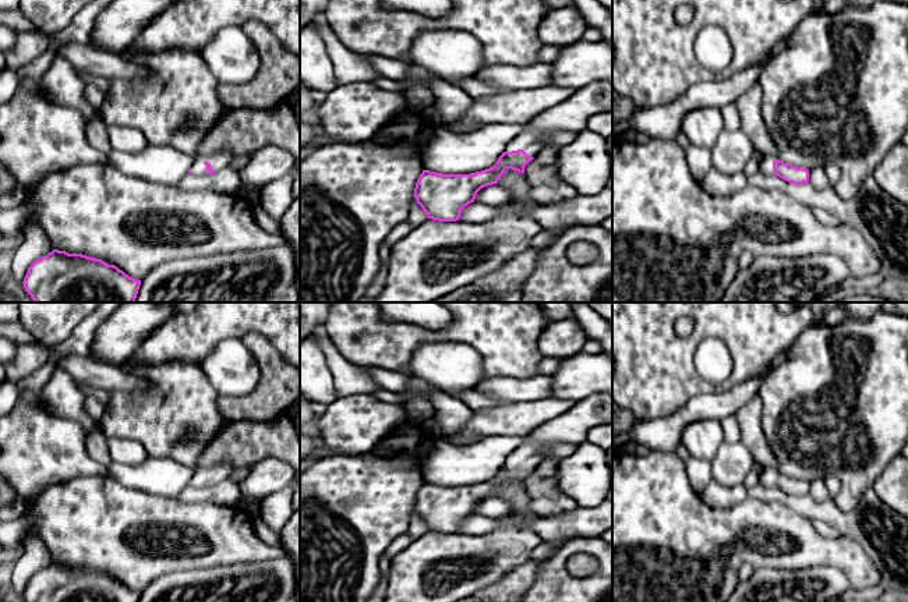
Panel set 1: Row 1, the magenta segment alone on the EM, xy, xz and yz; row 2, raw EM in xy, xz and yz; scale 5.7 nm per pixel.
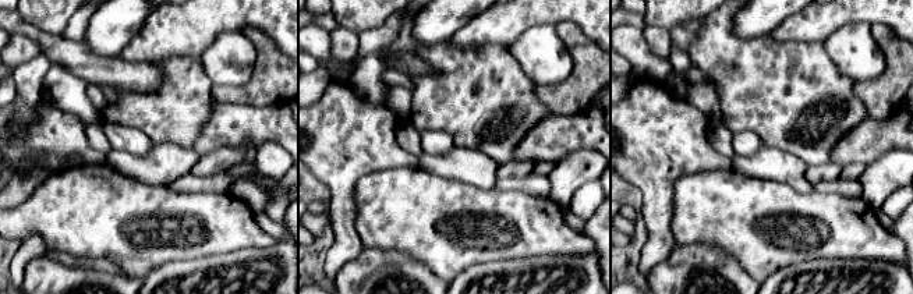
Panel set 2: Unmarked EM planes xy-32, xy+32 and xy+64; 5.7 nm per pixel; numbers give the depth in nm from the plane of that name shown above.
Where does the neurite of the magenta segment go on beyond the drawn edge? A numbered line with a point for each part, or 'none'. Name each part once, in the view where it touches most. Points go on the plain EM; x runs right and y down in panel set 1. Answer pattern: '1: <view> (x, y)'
1: xz (572, 427)

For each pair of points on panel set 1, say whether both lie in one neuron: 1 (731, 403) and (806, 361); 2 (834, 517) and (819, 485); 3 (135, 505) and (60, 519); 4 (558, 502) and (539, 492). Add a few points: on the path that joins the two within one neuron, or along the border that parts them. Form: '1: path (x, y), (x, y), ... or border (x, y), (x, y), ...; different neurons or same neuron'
1: border (781, 363), (766, 374), (758, 393); different neurons
2: border (808, 494), (816, 500), (829, 499); different neurons
3: path (117, 517), (78, 519); same neuron
4: path (554, 502), (543, 494); same neuron

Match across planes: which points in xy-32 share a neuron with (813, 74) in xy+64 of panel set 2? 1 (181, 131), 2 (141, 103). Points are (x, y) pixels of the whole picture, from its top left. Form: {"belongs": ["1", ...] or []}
{"belongs": ["1", "2"]}

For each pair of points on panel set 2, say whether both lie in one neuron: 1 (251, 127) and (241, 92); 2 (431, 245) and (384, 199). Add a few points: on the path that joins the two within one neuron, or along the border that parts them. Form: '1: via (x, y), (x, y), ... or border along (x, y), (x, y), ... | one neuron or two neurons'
1: border along (213, 96), (226, 102), (257, 106), (278, 103) | two neurons
2: via (420, 234), (395, 209) | one neuron

